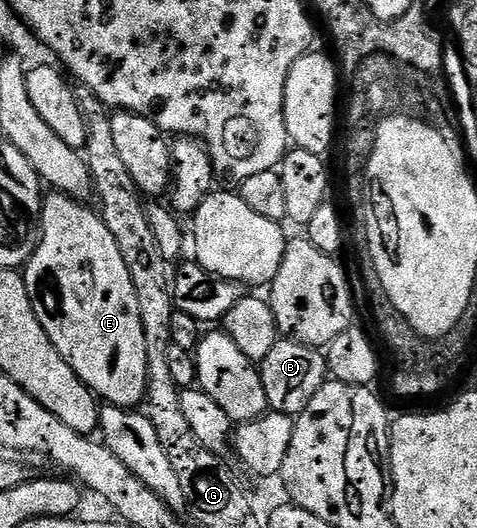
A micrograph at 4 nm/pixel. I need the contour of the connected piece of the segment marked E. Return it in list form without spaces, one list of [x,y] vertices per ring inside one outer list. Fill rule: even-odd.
[[[49,193],[44,196],[41,205],[41,229],[37,240],[37,248],[23,268],[27,293],[35,317],[41,328],[47,333],[51,345],[55,345],[55,349],[59,349],[63,361],[67,361],[71,365],[71,369],[75,369],[75,373],[88,385],[89,390],[97,396],[98,400],[114,407],[133,409],[146,402],[149,389],[147,337],[143,337],[143,321],[139,317],[139,297],[135,297],[135,285],[131,285],[131,273],[127,273],[127,264],[123,261],[123,253],[119,253],[119,245],[115,245],[115,237],[111,237],[111,229],[107,229],[107,225],[103,225],[100,214],[92,206],[90,206],[91,208],[85,206],[89,205],[86,205],[80,199],[72,199],[70,195]]]

